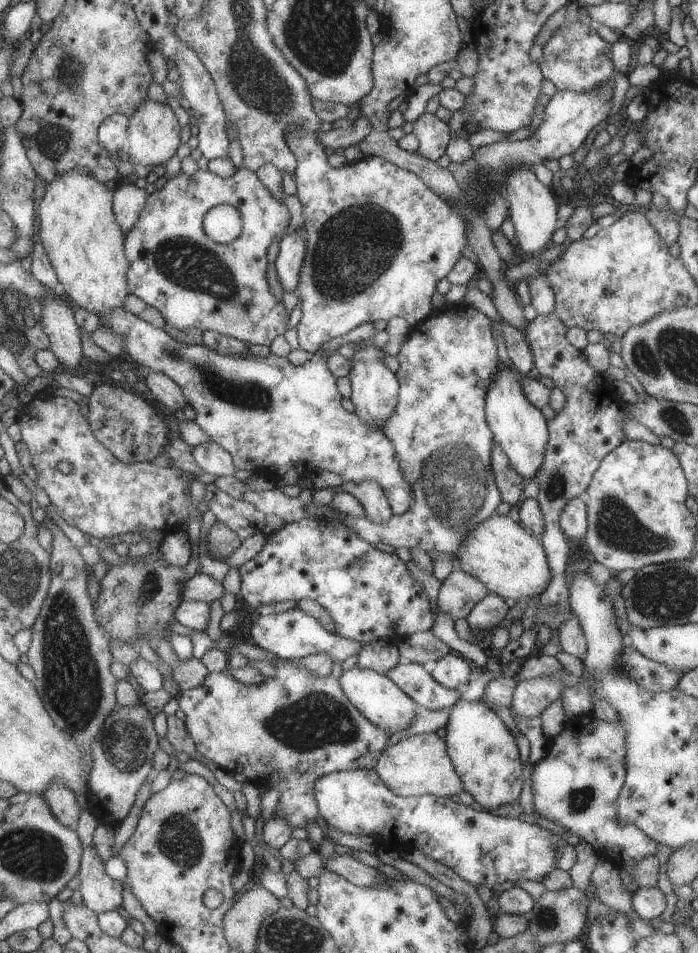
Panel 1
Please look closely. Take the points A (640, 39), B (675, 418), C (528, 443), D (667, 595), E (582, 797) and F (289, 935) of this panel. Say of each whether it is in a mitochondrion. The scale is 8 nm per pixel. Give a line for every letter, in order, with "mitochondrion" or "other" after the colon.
A: other
B: mitochondrion
C: other
D: mitochondrion
E: mitochondrion
F: mitochondrion

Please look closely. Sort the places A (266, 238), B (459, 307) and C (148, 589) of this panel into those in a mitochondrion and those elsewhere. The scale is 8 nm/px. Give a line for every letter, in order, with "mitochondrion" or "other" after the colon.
A: other
B: other
C: mitochondrion

